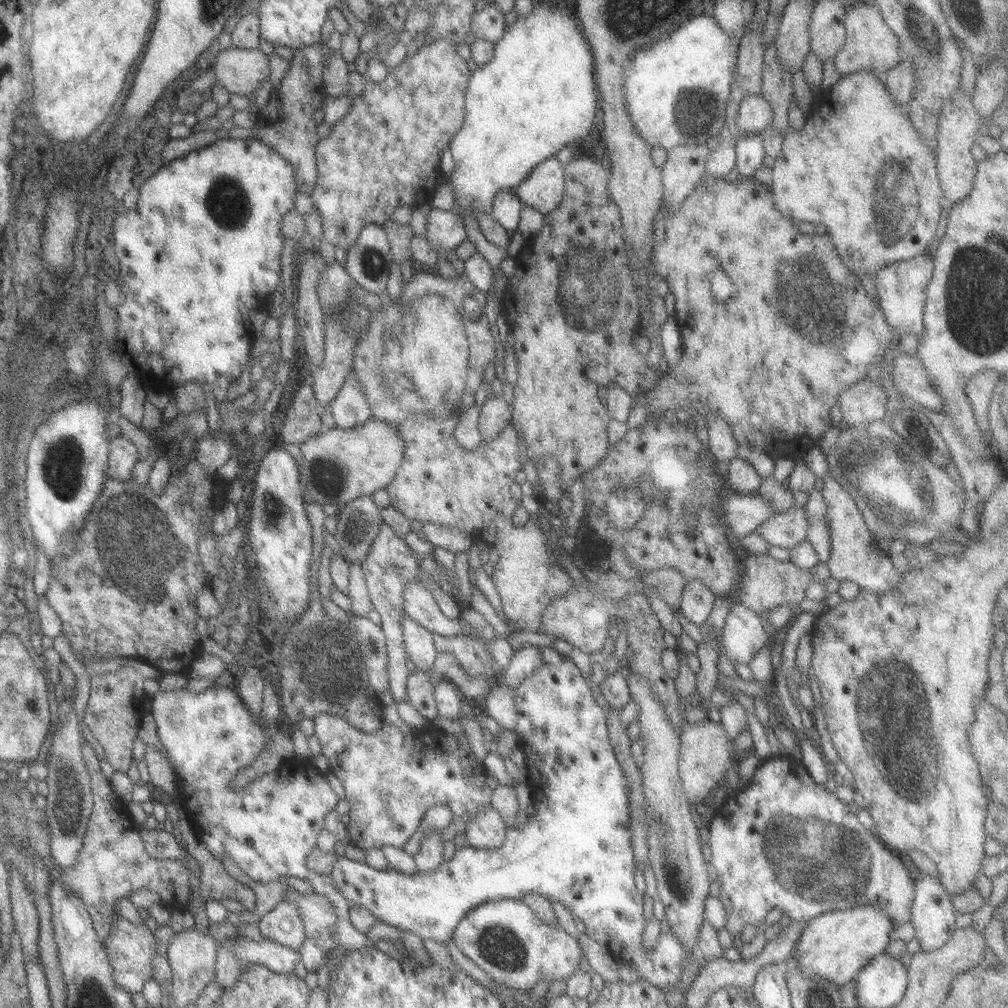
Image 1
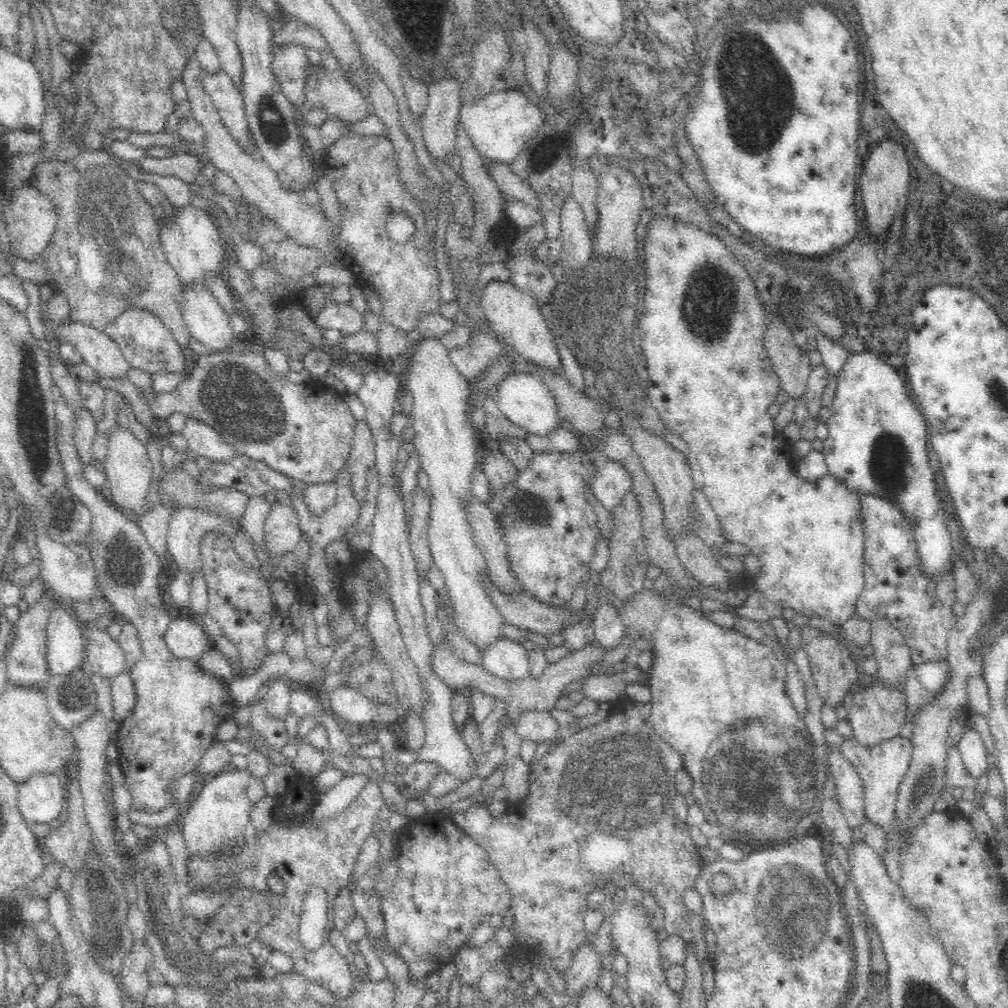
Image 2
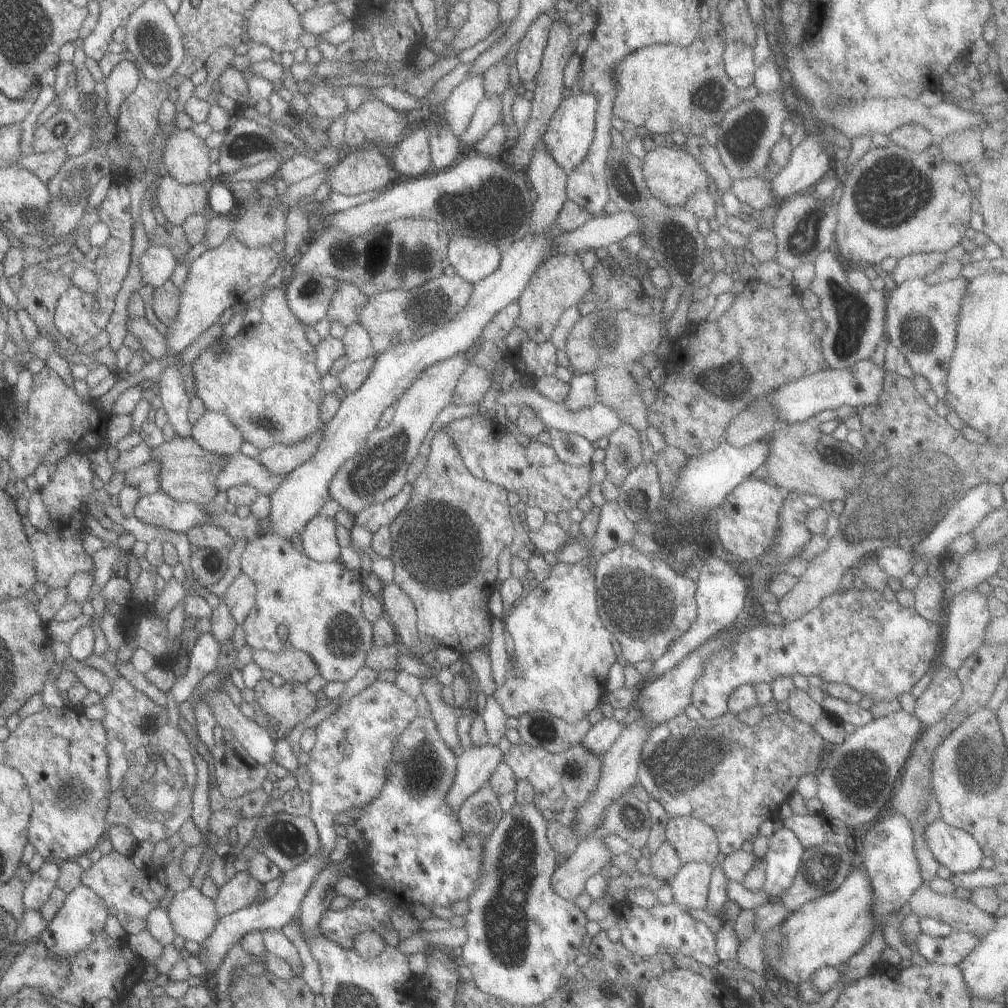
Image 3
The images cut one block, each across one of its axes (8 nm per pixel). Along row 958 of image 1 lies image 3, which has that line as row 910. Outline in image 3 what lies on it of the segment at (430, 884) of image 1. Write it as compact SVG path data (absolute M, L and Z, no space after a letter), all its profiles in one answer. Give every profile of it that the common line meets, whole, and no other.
M616 901L611 908L614 922L621 936L618 942L629 954L647 958L655 954L673 955L675 953L692 958L695 962L713 967L719 961L714 953L714 934L705 925L689 916L687 910L675 903L654 903L651 908L633 906L625 901Z

